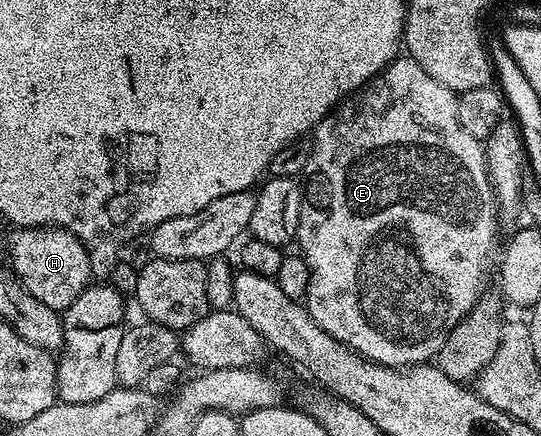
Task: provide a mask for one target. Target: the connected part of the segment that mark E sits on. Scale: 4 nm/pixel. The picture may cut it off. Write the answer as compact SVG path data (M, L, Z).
M397 57L393 59L375 79L372 79L366 84L366 89L345 99L343 103L333 109L314 129L316 141L314 140L311 144L311 155L306 170L308 184L305 182L302 187L304 200L302 201L300 220L298 221L295 238L295 242L297 244L300 243L300 248L298 248L299 254L302 256L304 262L307 263L310 272L306 292L306 306L310 317L323 331L330 333L330 337L334 337L339 343L345 343L348 348L356 351L357 354L361 355L362 358L368 360L370 363L380 363L383 367L398 367L403 369L405 367L424 365L429 361L435 360L440 354L446 337L468 316L470 309L476 304L476 300L480 298L482 292L485 290L484 274L488 271L488 262L492 259L492 246L496 243L496 215L498 216L498 208L496 206L496 198L492 192L492 182L488 176L488 166L484 160L485 144L481 142L481 140L472 137L463 125L459 123L458 105L457 92L450 90L449 87L442 85L438 81L434 81L434 77L430 77L430 73L426 73L426 69L422 69L422 65L418 65L418 61L414 61L410 57Z

